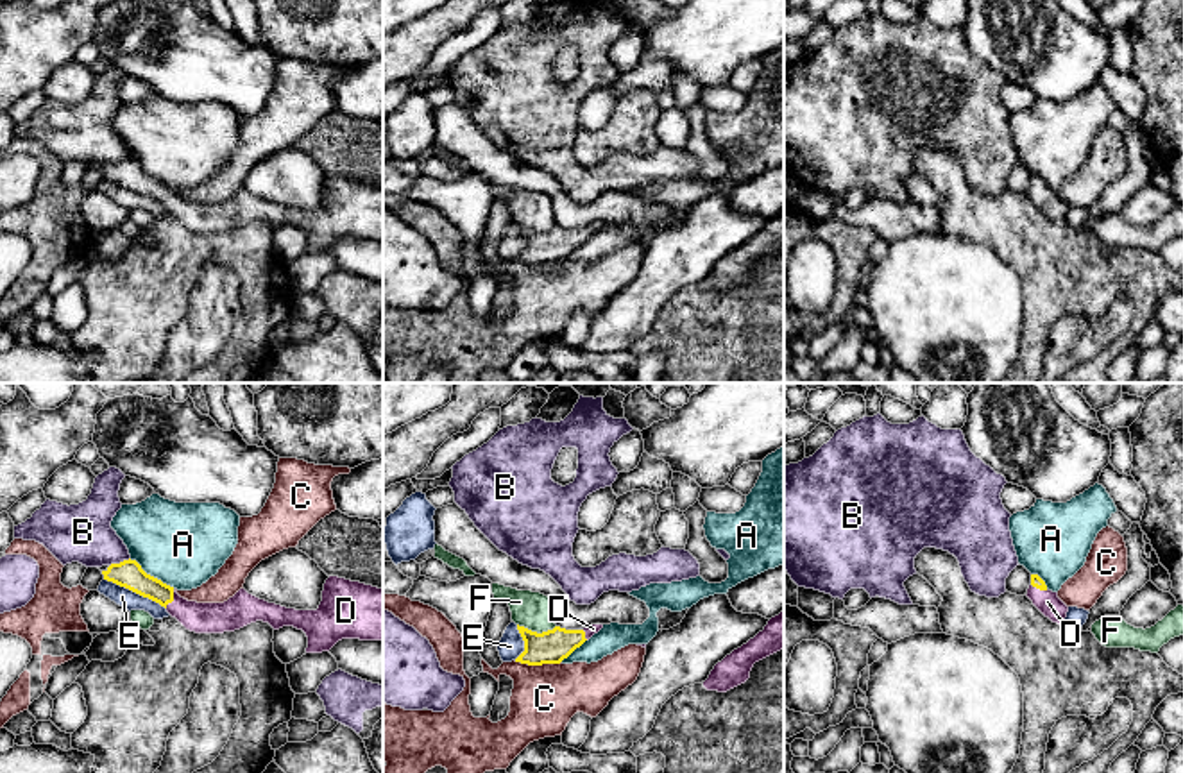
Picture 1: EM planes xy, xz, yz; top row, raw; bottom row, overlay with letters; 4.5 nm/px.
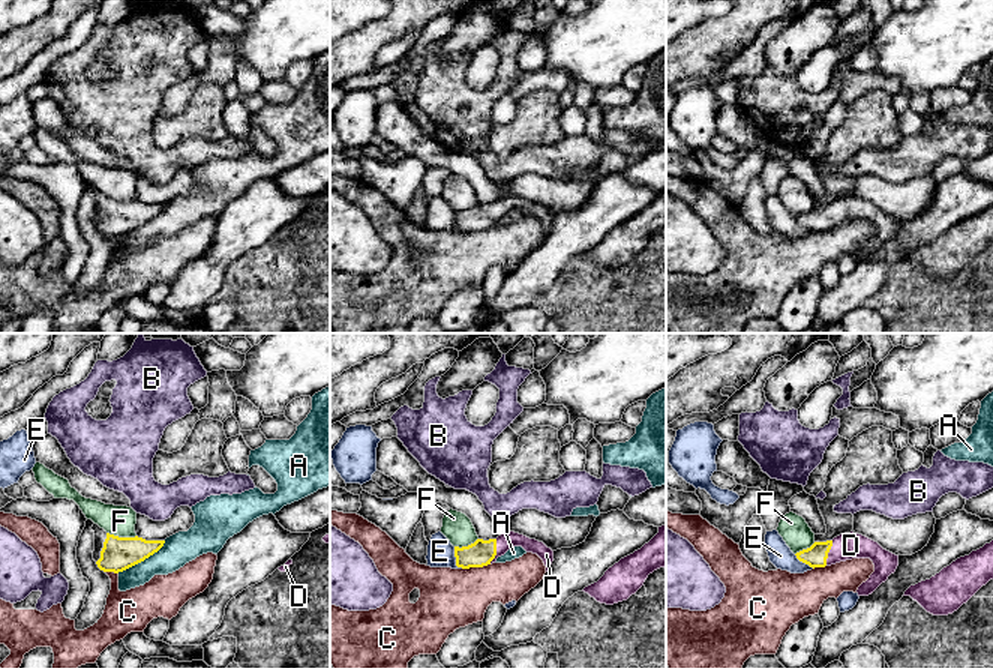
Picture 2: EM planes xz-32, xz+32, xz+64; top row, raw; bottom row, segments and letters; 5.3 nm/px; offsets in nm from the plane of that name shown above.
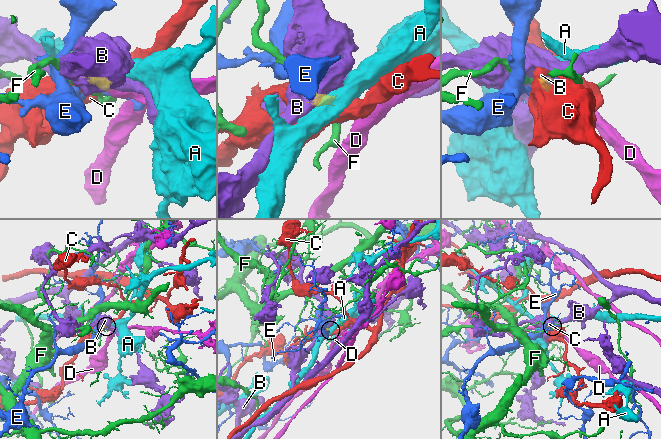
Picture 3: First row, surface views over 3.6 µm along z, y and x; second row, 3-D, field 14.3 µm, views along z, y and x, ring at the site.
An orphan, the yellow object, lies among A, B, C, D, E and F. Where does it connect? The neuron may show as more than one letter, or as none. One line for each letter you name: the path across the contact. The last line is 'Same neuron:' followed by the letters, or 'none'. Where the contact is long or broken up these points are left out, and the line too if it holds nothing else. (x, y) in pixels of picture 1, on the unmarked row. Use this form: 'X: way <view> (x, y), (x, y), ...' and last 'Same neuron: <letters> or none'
D: way xy (127, 172), (172, 199), (192, 215), (203, 217)
Same neuron: D

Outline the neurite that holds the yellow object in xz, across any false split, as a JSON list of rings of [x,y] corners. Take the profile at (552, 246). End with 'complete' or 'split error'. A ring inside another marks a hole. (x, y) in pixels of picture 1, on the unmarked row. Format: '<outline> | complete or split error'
[[[517,224],[524,240],[524,251],[515,258],[515,261],[528,265],[560,263],[601,227],[603,224],[591,224],[583,229],[555,225],[553,229],[537,233]]] | split error

